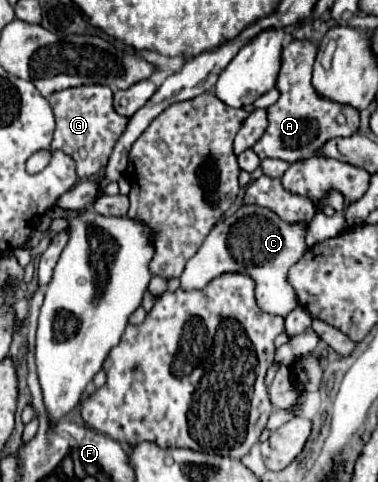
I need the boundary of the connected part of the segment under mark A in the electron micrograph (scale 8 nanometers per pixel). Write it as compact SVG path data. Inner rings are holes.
M294 40L282 52L282 68L278 74L278 90L280 98L276 104L268 108L268 128L264 136L252 150L258 154L260 160L264 158L278 158L284 162L300 162L308 160L322 150L322 146L340 136L352 136L358 132L360 112L356 108L346 108L344 104L334 104L324 96L318 96L312 86L312 64L316 58L316 44L310 40ZM344 114L346 124L340 126L334 116Z

